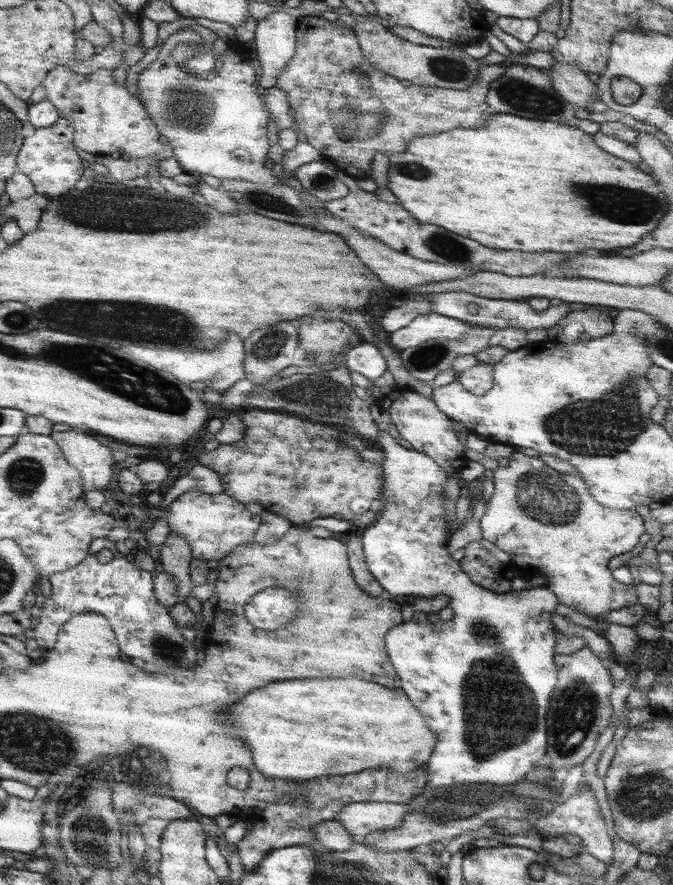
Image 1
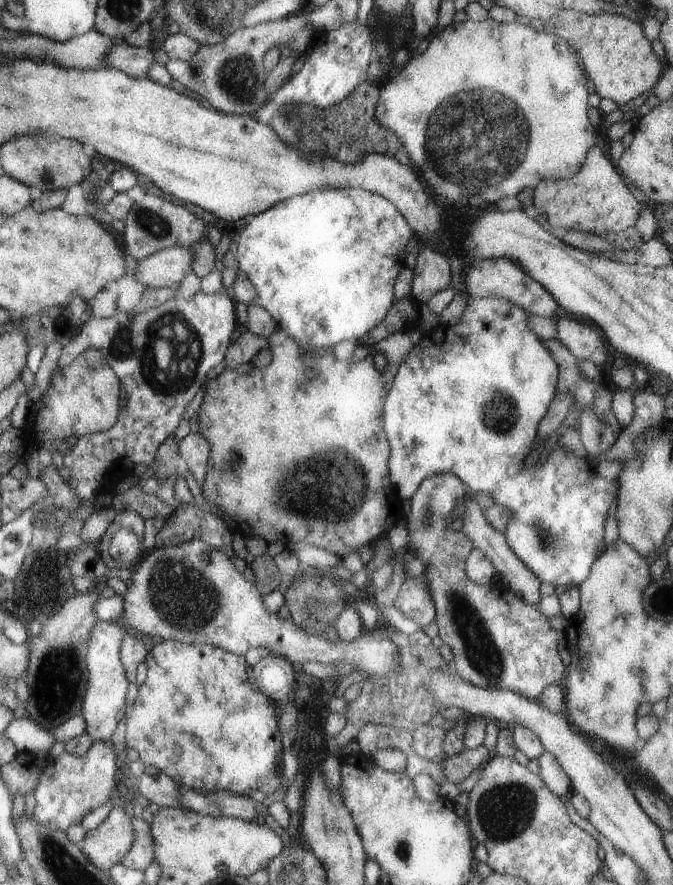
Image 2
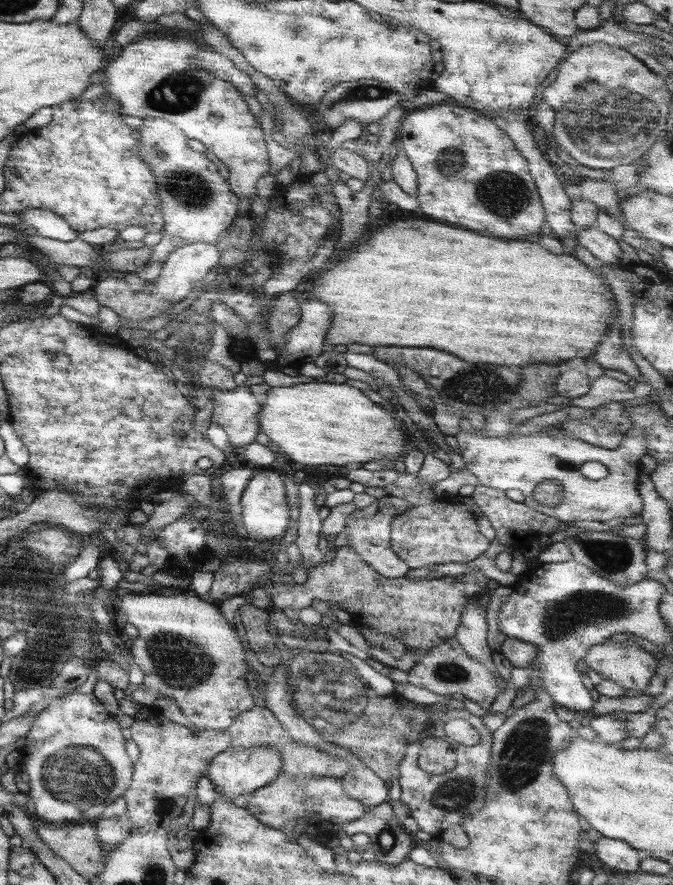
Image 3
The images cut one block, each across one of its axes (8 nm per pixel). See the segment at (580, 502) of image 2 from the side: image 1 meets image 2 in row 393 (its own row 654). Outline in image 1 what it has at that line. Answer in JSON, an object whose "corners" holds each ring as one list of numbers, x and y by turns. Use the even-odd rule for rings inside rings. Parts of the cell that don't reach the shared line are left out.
{"corners":[[380,431,378,445,386,457,380,465,384,474,385,508,379,520,366,527,361,535,364,562,387,597,403,596,411,601,444,594,450,598,449,608,453,611,450,620,401,622,384,636,384,647,404,694,422,714,426,726,436,734,436,746,428,760,430,768,425,788,466,782,514,784,530,774,536,764,545,762,548,745,546,714,558,680,558,669,554,665,556,628,552,624,552,615,556,613,559,600,546,586,496,593,476,584,446,548,443,491,451,477,432,458,423,452,406,449,386,431]]}

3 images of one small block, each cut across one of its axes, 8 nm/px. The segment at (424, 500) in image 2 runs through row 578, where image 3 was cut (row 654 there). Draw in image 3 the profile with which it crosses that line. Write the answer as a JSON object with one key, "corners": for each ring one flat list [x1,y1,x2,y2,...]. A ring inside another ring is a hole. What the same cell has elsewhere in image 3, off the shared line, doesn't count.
{"corners":[[454,638,430,649,430,652,427,652,407,673,412,686,426,688,440,696,451,696,454,692,459,692,460,695,477,702,484,709,490,709,496,696,510,686,508,681,501,676,496,678,488,667,484,667,481,662,466,654]]}

